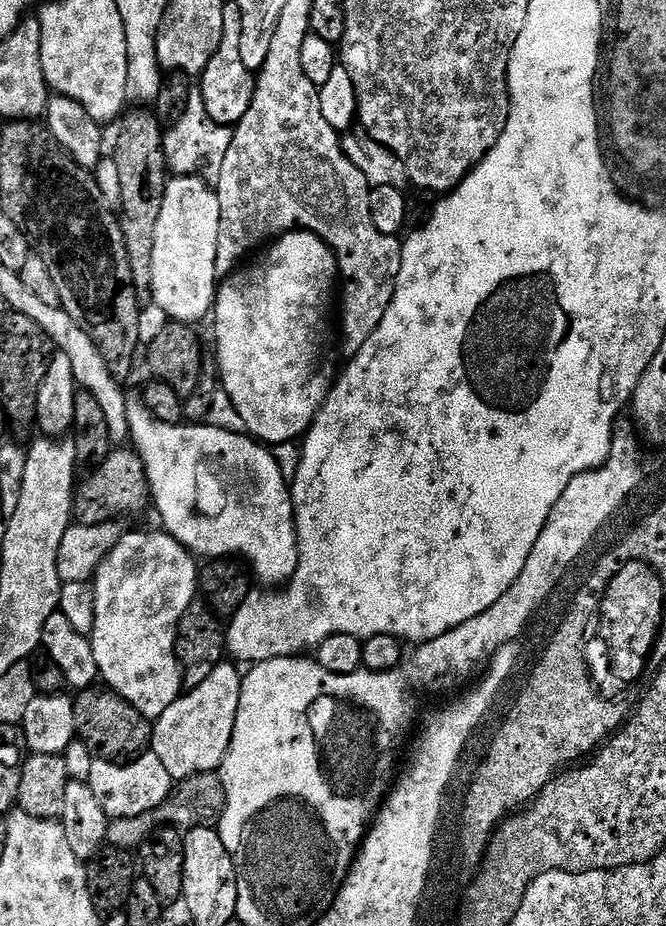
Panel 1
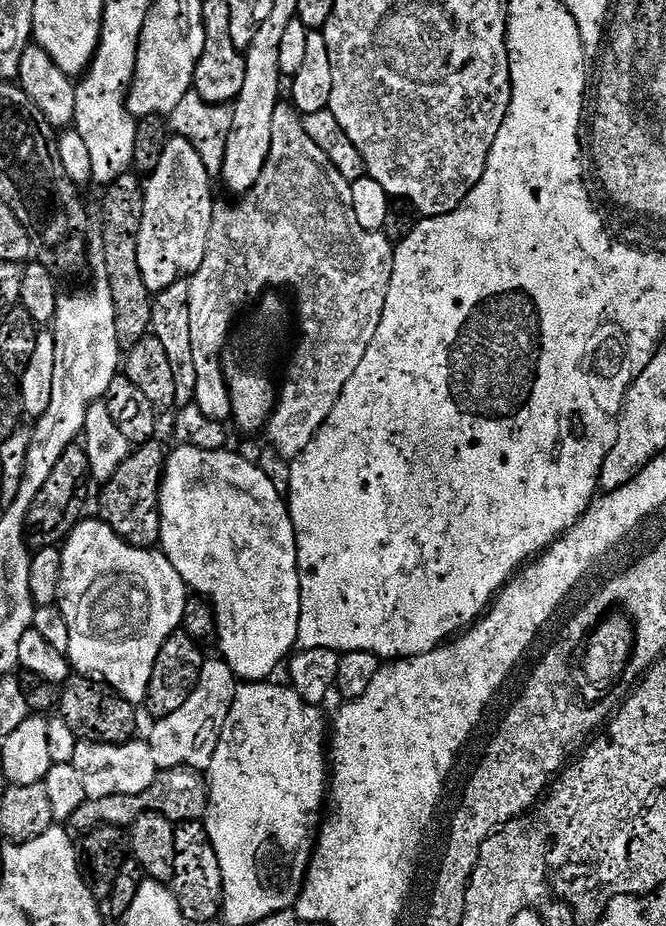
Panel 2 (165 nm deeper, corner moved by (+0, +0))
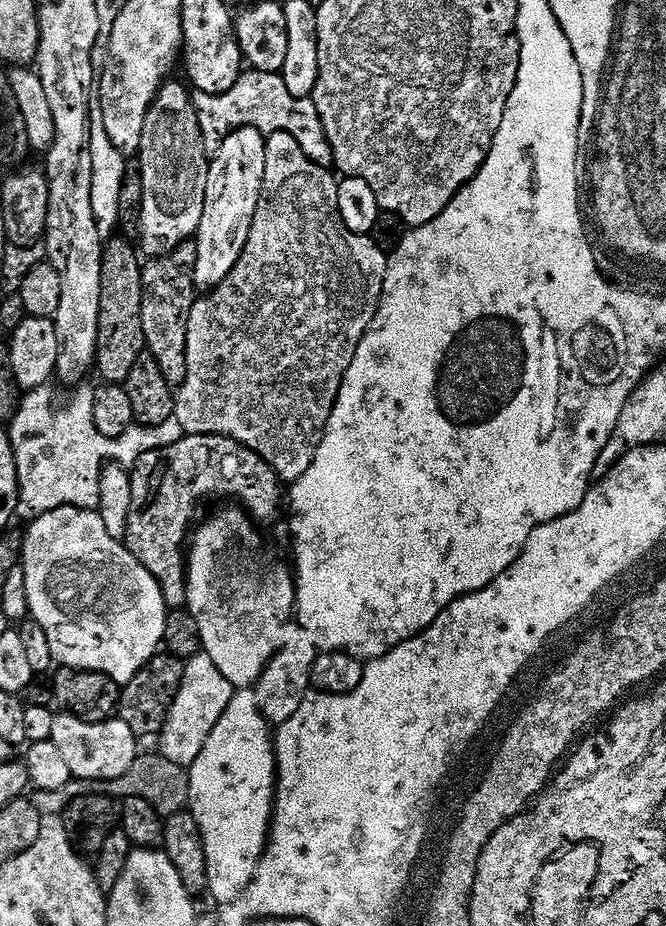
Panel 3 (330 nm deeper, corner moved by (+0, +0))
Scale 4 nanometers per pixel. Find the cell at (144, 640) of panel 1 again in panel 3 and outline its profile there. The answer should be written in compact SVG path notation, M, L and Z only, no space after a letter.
M64 507L53 510L52 512L42 513L40 517L34 519L27 525L27 532L24 533L21 543L21 570L23 572L25 596L27 598L28 611L31 619L46 630L46 638L50 638L50 646L53 648L57 657L68 655L77 656L74 660L75 667L85 670L96 670L109 676L114 683L121 686L128 685L139 672L146 667L152 660L153 656L161 651L164 644L164 635L166 634L166 622L170 605L162 594L160 583L134 558L134 554L128 549L127 544L115 540L106 530L106 525L96 510L88 511L82 508Z

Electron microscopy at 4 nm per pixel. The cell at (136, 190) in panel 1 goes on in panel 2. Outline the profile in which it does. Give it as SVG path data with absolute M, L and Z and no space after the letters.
M135 171L123 172L104 192L104 229L98 242L104 248L103 275L110 282L110 294L114 298L114 326L118 330L121 345L131 346L149 335L152 326L153 293L142 282L142 270L138 266L138 234L144 213L145 185Z

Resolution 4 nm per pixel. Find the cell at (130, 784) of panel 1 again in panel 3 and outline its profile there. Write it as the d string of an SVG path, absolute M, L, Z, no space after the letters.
M56 714L53 718L51 741L58 746L70 768L70 774L78 780L113 780L122 778L134 766L138 755L138 738L122 719L106 722L86 722L77 716Z

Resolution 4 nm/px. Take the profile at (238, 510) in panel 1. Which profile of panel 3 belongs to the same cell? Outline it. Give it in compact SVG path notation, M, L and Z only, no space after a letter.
M239 507L236 508L224 508L221 512L214 513L204 525L201 523L191 533L190 547L186 552L186 610L194 618L194 622L198 622L200 647L208 655L210 662L214 662L214 666L218 666L218 670L222 670L222 674L232 683L233 689L248 690L256 684L264 668L280 649L284 630L293 619L296 610L296 581L293 573L287 572L284 568L276 568L273 572L268 572L268 552L264 549L263 538L256 533L257 525L247 511L241 510Z

